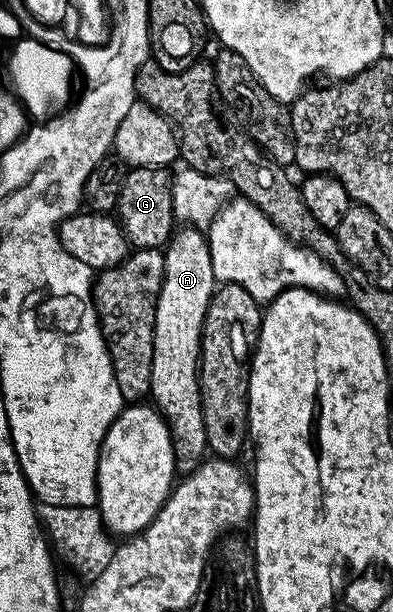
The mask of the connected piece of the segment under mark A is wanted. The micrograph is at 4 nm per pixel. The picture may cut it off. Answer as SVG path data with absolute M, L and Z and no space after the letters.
M189 224L181 228L171 233L170 240L164 247L164 280L156 300L149 397L163 418L170 423L177 469L189 472L203 461L208 450L198 383L198 361L204 316L216 289L216 279L212 272L207 235Z

